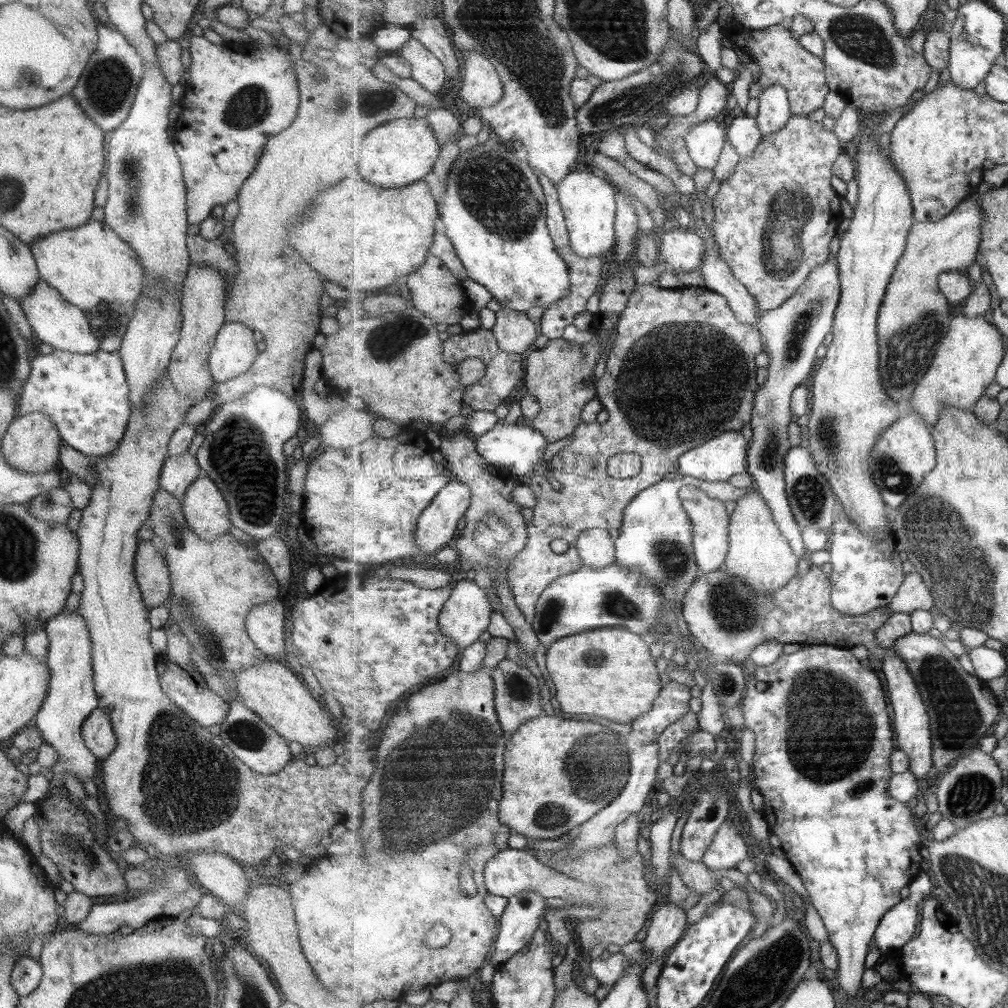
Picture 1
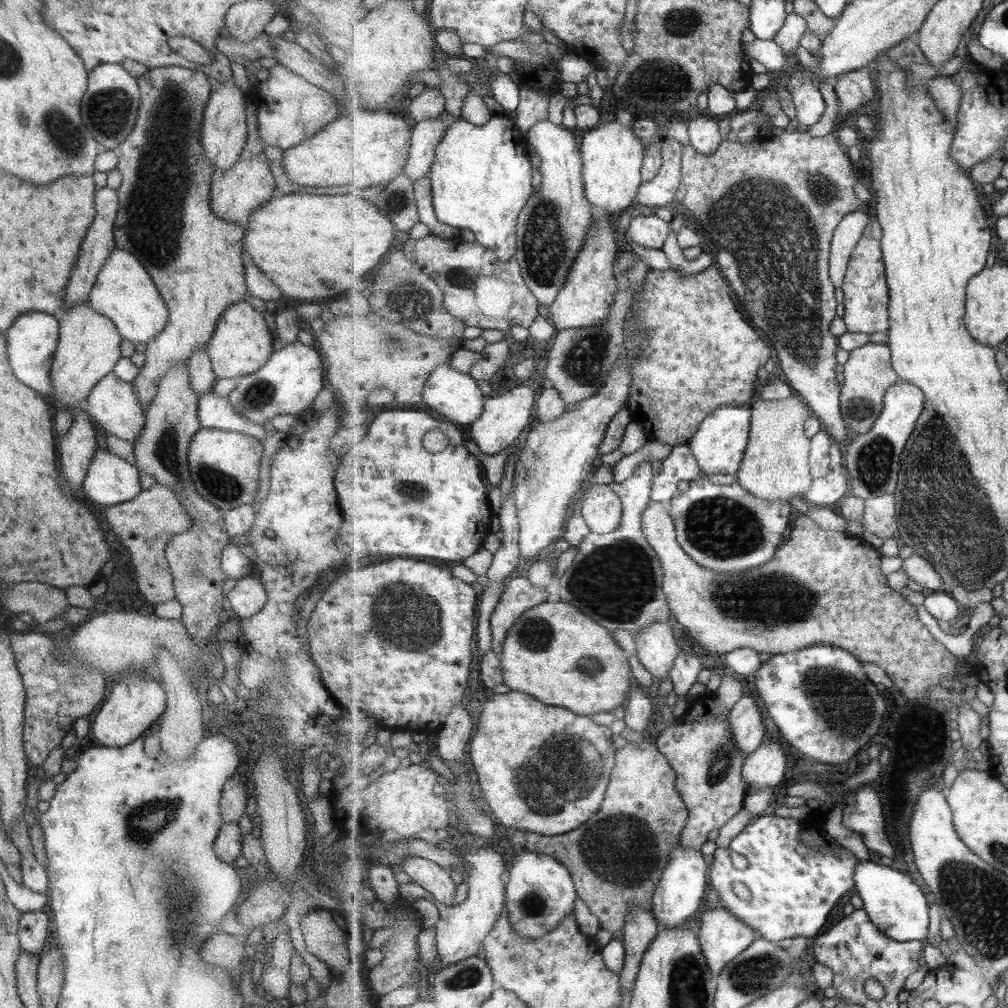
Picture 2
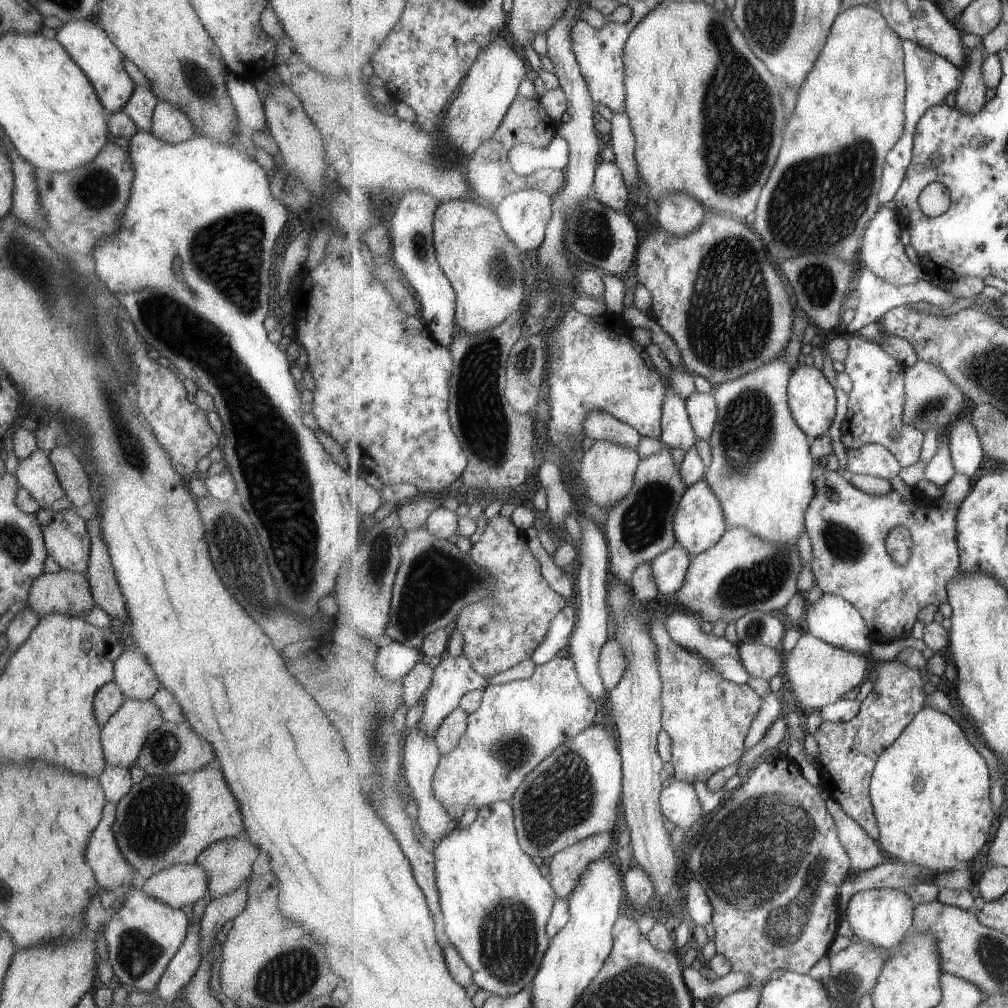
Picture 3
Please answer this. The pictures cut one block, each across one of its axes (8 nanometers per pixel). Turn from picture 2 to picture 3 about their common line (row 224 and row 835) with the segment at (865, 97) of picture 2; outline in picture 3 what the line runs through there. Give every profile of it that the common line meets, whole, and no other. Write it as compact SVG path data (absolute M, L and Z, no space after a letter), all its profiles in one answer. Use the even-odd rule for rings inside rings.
M785 757L769 762L761 762L752 769L748 781L740 788L734 789L727 794L725 801L719 810L711 817L705 830L699 836L698 843L689 858L689 866L693 870L693 878L697 879L706 889L710 896L713 908L716 936L714 939L717 952L726 956L732 964L732 970L742 972L750 977L749 986L764 987L773 971L791 971L802 975L807 972L823 958L829 956L829 946L837 936L839 922L843 920L842 914L836 905L836 896L839 887L843 884L846 876L852 868L852 860L847 849L841 842L835 817L829 812L826 797L819 794L817 787L813 786L801 772L801 766L793 760Z

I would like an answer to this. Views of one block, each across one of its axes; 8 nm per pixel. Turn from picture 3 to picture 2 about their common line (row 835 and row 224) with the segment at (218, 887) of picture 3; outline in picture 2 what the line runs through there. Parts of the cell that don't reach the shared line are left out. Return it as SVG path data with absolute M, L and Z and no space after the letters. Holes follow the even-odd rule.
M263 153L239 158L226 171L213 171L209 184L209 207L211 211L225 221L233 221L245 228L251 210L255 210L276 195L273 176L269 171L271 162Z

